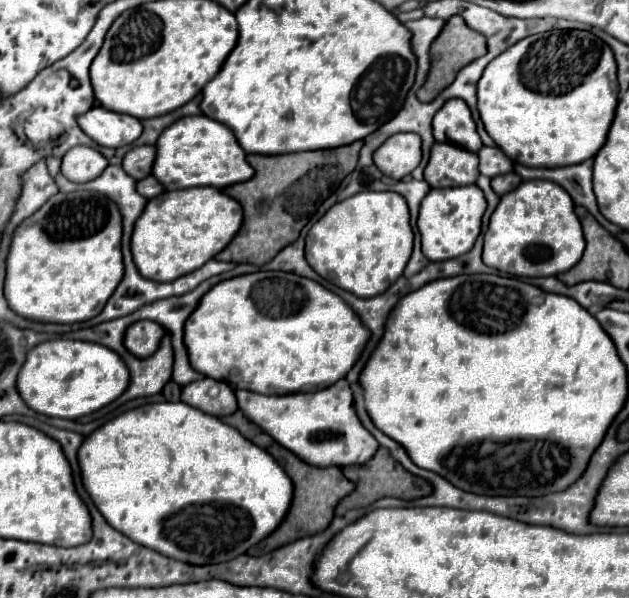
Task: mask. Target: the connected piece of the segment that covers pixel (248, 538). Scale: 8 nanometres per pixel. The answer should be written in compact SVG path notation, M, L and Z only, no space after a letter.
M184 402L150 404L150 406L142 406L142 408L128 410L128 412L120 414L118 418L106 422L98 430L94 430L94 434L86 436L84 444L78 450L78 462L80 462L80 468L82 468L84 488L92 496L92 500L94 500L96 508L102 512L102 516L110 522L110 526L114 526L118 532L126 534L132 542L138 542L142 546L158 550L160 554L166 554L168 558L176 558L180 562L194 564L194 566L220 564L220 562L234 560L236 556L242 556L246 550L250 550L260 540L270 536L282 524L284 516L290 510L292 496L294 496L292 480L286 476L286 472L278 466L278 462L266 450L262 450L260 446L246 440L238 430L234 430L232 426L220 422L216 416L204 414L204 412L200 412L200 410L192 408L192 406L186 406Z

